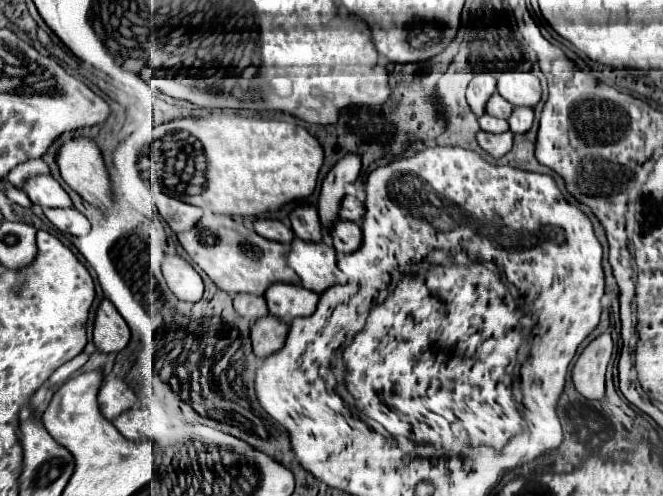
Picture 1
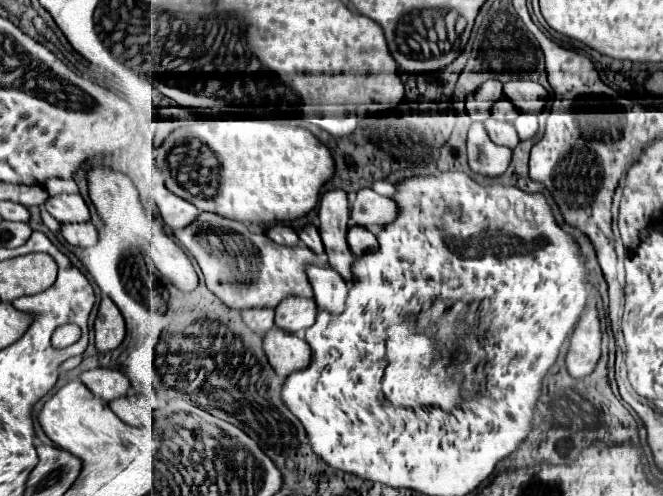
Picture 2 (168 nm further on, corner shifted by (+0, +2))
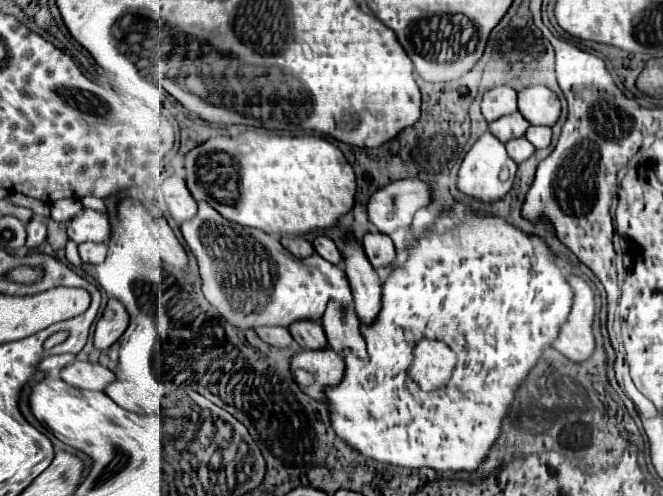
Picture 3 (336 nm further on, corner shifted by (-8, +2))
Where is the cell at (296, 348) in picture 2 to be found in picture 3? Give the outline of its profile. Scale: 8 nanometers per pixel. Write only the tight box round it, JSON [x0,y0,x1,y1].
[290,348,344,400]

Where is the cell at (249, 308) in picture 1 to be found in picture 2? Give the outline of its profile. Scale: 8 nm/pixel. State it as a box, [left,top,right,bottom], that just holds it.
[242,308,274,336]

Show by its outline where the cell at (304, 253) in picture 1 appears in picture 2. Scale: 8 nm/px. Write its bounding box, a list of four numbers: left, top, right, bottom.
[308,266,348,314]

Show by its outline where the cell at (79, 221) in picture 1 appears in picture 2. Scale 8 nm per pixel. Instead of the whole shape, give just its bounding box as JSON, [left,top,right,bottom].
[62,222,98,248]

